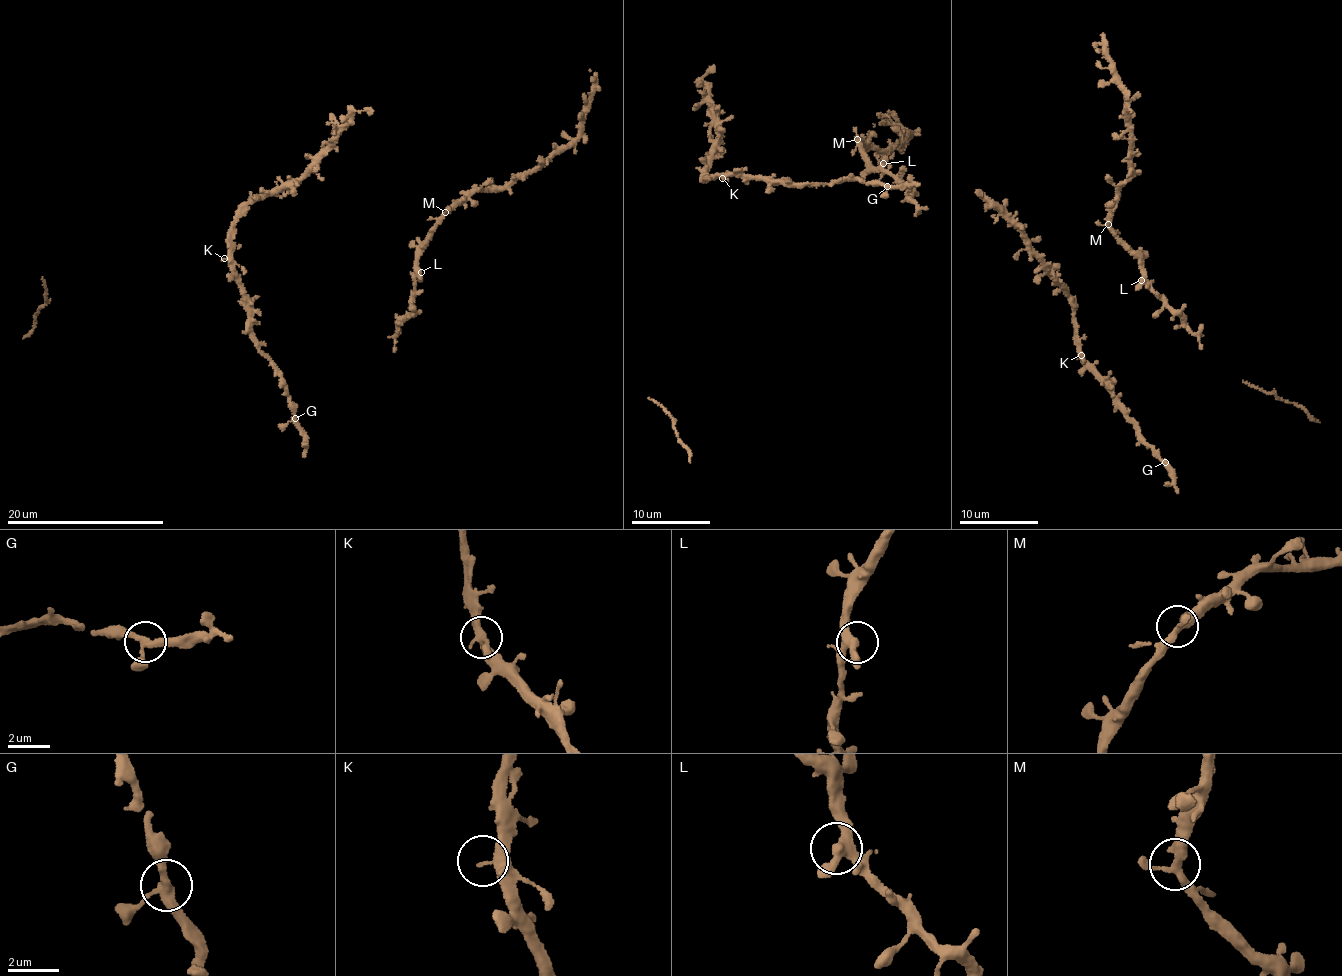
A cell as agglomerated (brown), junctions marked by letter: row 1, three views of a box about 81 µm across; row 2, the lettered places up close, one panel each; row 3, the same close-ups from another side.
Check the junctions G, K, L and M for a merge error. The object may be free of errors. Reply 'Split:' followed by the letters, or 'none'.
Split: none

